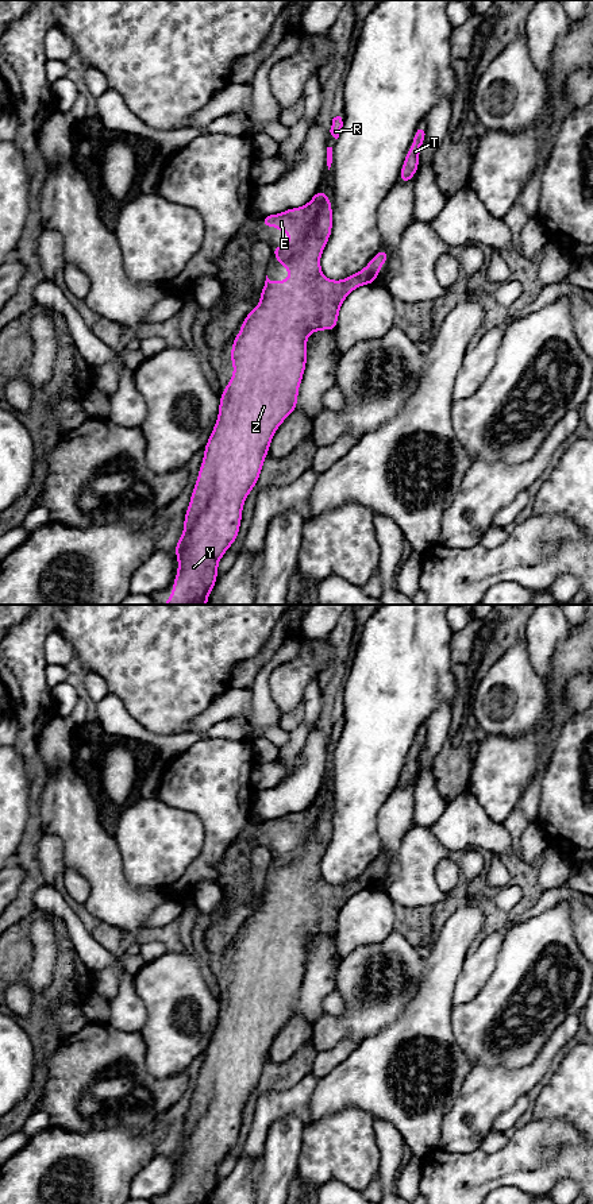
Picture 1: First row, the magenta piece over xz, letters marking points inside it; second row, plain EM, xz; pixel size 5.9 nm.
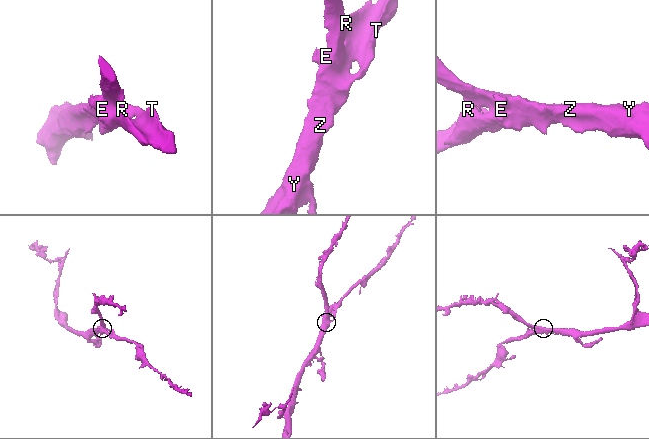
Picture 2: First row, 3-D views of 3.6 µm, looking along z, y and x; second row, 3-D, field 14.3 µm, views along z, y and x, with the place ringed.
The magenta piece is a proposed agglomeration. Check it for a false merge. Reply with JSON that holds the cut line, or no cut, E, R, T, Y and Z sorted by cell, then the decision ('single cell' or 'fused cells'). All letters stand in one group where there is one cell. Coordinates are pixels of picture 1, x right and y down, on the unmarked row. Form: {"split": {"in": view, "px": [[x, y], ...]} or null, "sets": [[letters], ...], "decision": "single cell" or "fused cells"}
{"split": null, "sets": [["E", "R", "T", "Y", "Z"]], "decision": "single cell"}

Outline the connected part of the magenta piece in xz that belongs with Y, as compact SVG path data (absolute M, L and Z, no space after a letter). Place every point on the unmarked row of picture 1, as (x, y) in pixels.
M323 794L307 810L278 819L263 819L261 830L289 837L289 848L273 850L272 856L290 881L282 887L270 885L266 880L261 907L244 922L234 943L230 957L234 980L223 993L217 1024L205 1049L197 1087L185 1116L184 1137L174 1151L178 1174L170 1204L208 1204L217 1185L217 1169L238 1142L243 1108L258 1088L270 1046L278 1031L297 1014L299 991L307 969L307 941L319 934L335 935L346 902L358 891L374 888L389 864L389 856L381 853L369 871L357 879L342 885L323 880L320 861L332 836L331 804Z

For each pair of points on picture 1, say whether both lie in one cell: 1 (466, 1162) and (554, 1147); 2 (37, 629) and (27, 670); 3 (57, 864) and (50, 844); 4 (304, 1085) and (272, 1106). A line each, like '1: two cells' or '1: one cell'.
1: one cell
2: one cell
3: one cell
4: one cell

